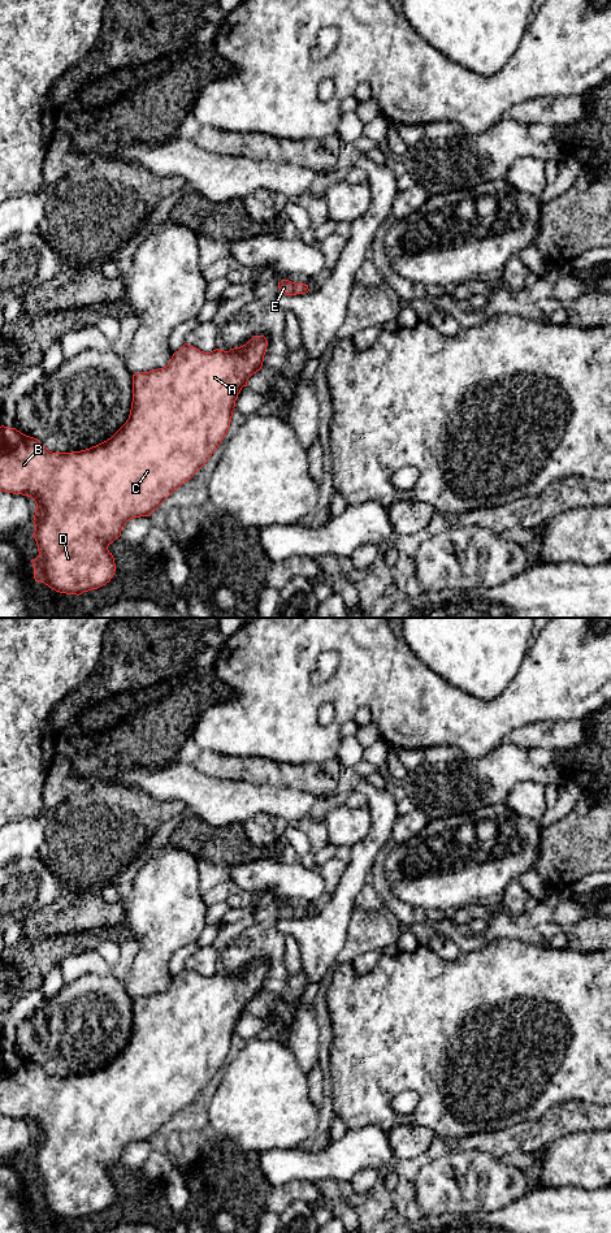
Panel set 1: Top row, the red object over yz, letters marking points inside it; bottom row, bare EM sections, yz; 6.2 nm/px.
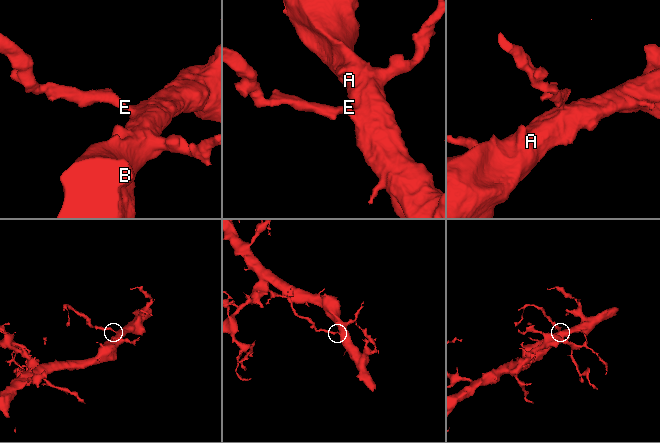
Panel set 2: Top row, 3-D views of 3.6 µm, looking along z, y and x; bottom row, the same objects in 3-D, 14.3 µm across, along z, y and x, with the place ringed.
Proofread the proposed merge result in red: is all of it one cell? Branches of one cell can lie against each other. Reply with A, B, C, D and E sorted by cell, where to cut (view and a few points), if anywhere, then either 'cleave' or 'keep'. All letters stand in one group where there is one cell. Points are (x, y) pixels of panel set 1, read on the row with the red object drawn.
groups A B C D E; cut none; keep

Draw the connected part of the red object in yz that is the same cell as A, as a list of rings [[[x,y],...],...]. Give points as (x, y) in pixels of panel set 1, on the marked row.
[[[254,336],[246,345],[229,351],[216,349],[211,352],[204,352],[185,343],[173,354],[166,367],[133,375],[133,402],[129,419],[110,438],[86,450],[52,453],[39,440],[26,436],[16,428],[0,427],[0,490],[31,497],[36,503],[32,537],[36,541],[39,555],[31,559],[35,581],[44,583],[56,592],[77,596],[98,589],[110,581],[116,572],[116,563],[108,546],[121,536],[124,525],[130,519],[150,516],[176,489],[188,481],[208,462],[229,431],[238,394],[243,386],[247,386],[248,378],[261,369],[266,346],[268,341],[264,336]]]

